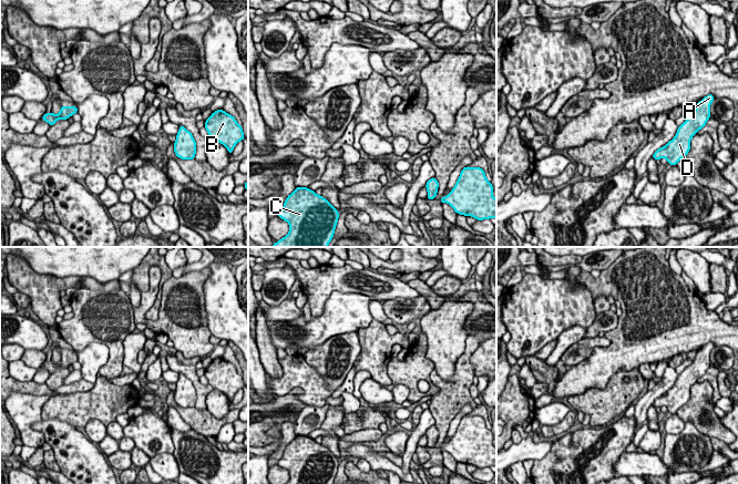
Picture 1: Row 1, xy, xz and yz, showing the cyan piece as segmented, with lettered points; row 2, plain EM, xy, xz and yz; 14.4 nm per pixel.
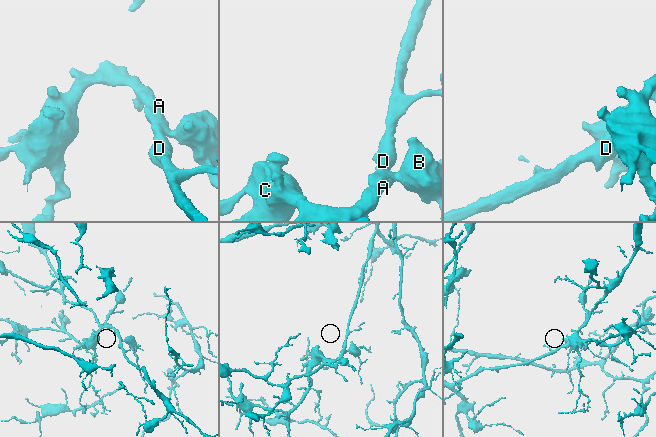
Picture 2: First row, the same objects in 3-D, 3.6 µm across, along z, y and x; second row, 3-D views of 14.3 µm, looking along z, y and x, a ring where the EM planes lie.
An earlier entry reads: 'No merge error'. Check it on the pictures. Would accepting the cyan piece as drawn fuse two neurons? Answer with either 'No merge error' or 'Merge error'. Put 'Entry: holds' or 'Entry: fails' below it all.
No merge error
Entry: holds

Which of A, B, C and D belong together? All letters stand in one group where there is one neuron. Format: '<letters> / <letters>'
A B C D

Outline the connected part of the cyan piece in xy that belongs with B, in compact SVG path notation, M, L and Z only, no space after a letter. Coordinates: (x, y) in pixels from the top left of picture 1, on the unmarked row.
M217 358L205 369L204 374L213 389L222 391L232 403L235 393L245 387L243 375L224 358Z

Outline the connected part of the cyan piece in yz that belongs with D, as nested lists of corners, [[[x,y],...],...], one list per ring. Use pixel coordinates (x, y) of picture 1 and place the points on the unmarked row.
[[[708,342],[696,352],[695,360],[680,374],[672,389],[653,402],[654,408],[666,406],[667,411],[675,414],[690,398],[691,385],[701,378],[710,365],[710,352],[715,348]]]

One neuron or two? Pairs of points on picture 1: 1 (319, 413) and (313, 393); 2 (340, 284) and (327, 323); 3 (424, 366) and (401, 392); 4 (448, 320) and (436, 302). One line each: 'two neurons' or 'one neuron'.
1: two neurons
2: two neurons
3: two neurons
4: two neurons

